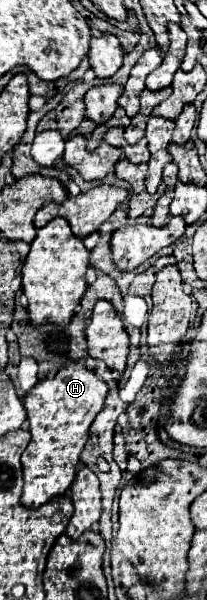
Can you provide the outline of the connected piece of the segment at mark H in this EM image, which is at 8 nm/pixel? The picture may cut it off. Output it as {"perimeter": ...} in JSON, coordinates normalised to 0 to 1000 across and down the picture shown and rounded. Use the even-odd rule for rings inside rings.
{"perimeter":[[[357,603],[280,617],[271,630],[203,633],[116,663],[155,733],[106,757],[116,820],[106,843],[193,847],[261,827],[319,823],[338,813],[386,753],[425,733],[425,713],[502,677],[522,643],[406,607]]]}

